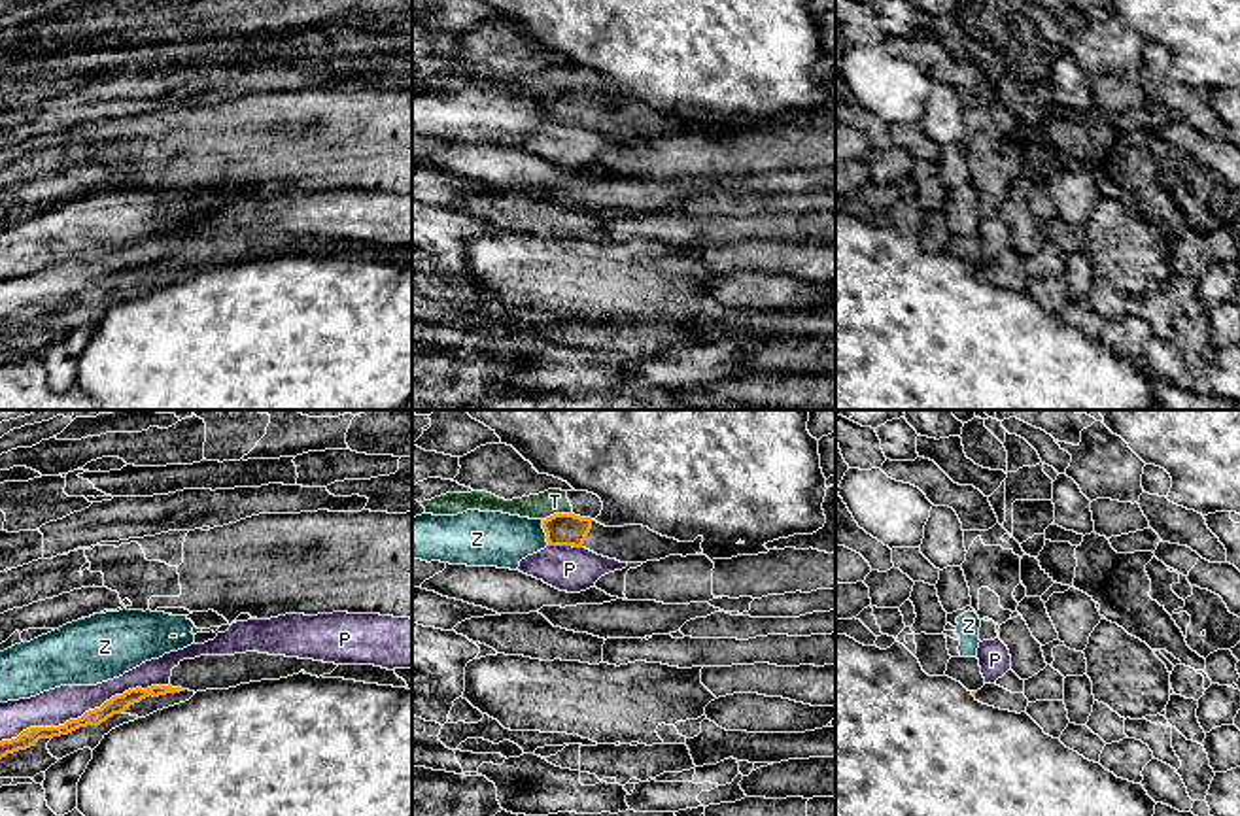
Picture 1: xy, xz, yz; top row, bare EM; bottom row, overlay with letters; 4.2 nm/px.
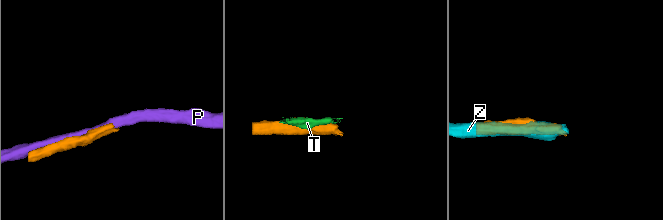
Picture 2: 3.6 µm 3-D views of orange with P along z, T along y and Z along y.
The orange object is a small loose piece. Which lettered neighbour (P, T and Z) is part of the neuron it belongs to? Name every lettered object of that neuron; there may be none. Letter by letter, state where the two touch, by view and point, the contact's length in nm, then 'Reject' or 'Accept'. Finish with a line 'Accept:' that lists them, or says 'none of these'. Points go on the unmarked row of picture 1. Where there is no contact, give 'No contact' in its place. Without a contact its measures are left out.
P: Touches orange at xy (86, 289). Shared border 750 nm. Reject
T: Touches orange at xz (556, 91). Shared border 130 nm. Reject
Z: Touches orange at xz (545, 108). Shared border 120 nm. Reject
Accept: none of these

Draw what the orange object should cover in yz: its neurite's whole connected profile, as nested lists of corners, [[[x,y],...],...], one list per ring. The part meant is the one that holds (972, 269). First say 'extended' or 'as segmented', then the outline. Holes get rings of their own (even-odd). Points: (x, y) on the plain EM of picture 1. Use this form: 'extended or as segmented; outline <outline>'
extended; outline [[[951,234],[945,253],[960,259],[972,272],[985,263],[977,234]]]

